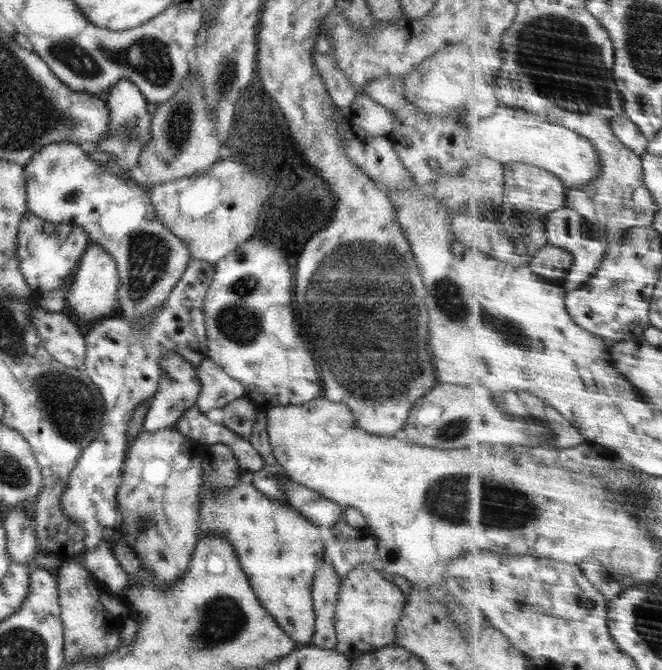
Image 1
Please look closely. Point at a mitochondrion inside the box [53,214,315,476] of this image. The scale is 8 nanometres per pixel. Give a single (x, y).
(148, 255)

